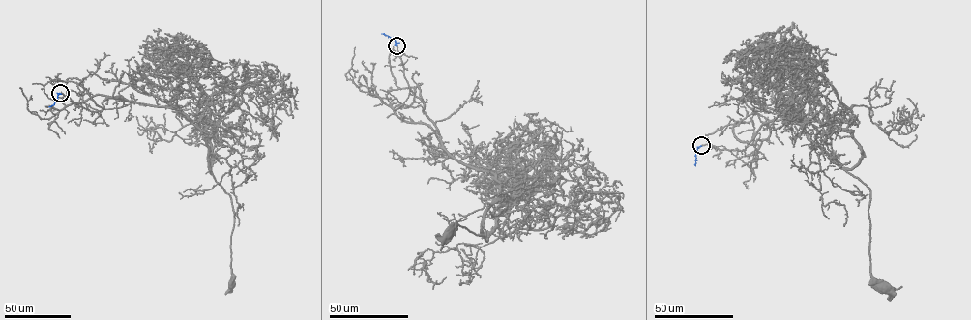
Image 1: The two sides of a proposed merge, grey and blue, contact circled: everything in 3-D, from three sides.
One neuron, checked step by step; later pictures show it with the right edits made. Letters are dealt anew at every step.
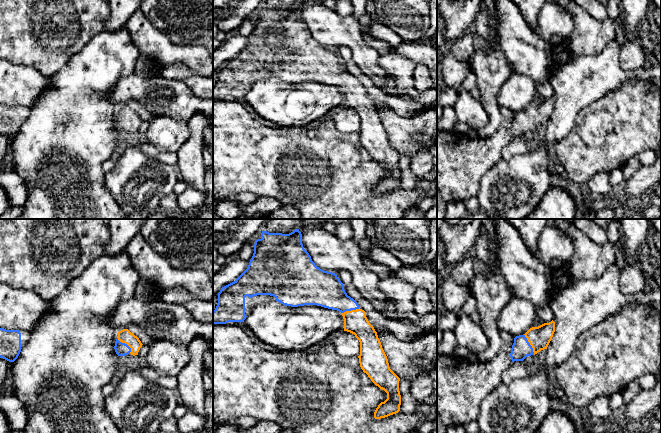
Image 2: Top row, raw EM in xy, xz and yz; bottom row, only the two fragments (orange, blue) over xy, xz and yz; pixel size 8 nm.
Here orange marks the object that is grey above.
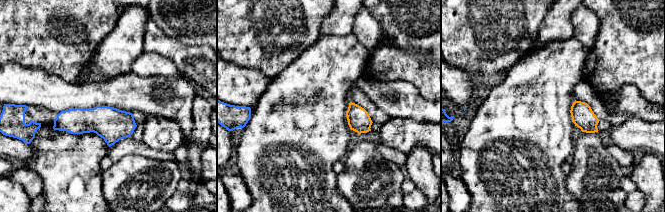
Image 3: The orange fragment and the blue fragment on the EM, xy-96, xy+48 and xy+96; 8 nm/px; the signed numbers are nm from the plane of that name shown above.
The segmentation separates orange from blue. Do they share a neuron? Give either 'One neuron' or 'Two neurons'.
One neuron

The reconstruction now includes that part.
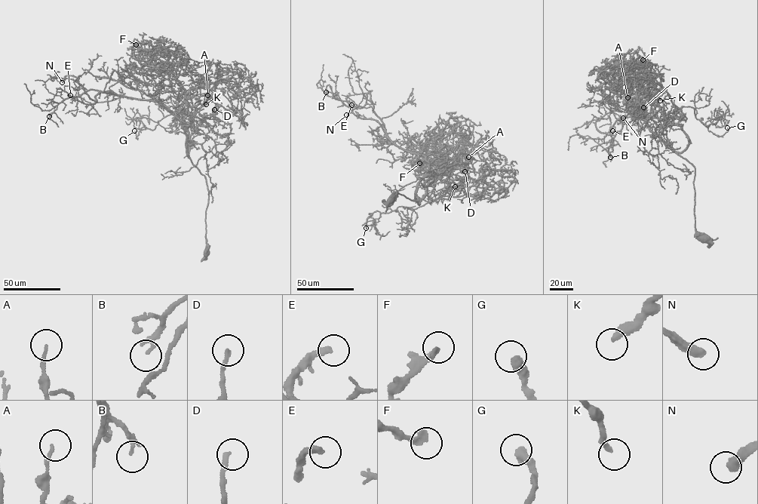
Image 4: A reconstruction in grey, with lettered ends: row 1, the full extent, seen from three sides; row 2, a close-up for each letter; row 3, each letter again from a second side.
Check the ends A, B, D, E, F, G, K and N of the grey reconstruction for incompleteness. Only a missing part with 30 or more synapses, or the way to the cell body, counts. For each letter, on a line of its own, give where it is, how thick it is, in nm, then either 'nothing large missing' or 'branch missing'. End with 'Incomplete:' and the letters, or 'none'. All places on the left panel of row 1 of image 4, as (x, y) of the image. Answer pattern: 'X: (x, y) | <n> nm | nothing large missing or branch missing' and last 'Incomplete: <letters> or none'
A: (207, 95) | 140 nm | nothing large missing
B: (49, 116) | 120 nm | branch missing
D: (214, 109) | 190 nm | nothing large missing
E: (70, 95) | 280 nm | branch missing
F: (136, 44) | 280 nm | nothing large missing
G: (134, 130) | 420 nm | nothing large missing
K: (206, 104) | 280 nm | branch missing
N: (62, 82) | 440 nm | branch missing
Incomplete: B, E, K, N

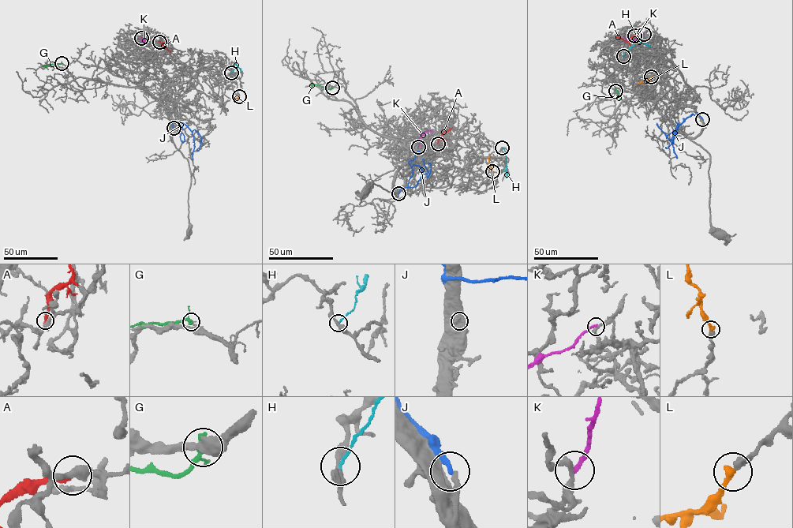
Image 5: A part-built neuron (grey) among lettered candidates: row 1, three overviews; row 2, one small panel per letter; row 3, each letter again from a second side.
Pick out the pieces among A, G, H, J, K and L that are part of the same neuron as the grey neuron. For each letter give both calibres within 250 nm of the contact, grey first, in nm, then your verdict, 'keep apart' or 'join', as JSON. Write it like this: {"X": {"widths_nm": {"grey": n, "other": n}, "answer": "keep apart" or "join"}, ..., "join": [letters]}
{"A": {"widths_nm": {"grey": 420, "other": 260}, "answer": "keep apart"}, "G": {"widths_nm": {"grey": 170, "other": 220}, "answer": "keep apart"}, "H": {"widths_nm": {"grey": 320, "other": 130}, "answer": "keep apart"}, "J": {"widths_nm": {"grey": 260, "other": 280}, "answer": "keep apart"}, "K": {"widths_nm": {"grey": 280, "other": 220}, "answer": "keep apart"}, "L": {"widths_nm": {"grey": 360, "other": 340}, "answer": "join"}, "join": ["L"]}

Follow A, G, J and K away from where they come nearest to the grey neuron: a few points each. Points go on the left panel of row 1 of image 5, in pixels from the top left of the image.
A: (159, 42), (163, 46), (162, 43), (169, 42)
G: (61, 63), (43, 65)
J: (173, 128), (172, 123), (182, 122), (192, 132), (195, 129), (201, 137), (198, 151), (197, 149)
K: (141, 38), (142, 41), (147, 42), (151, 39)

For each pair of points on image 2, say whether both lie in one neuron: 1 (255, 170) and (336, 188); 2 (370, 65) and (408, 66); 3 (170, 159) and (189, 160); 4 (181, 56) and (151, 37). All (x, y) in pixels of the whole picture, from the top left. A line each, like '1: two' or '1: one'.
1: one
2: two
3: two
4: one

